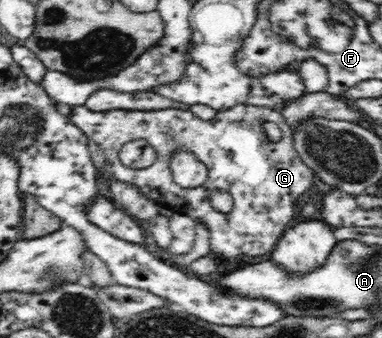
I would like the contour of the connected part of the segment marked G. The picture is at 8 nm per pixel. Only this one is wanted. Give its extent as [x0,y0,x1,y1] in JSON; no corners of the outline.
[69,104,315,257]

